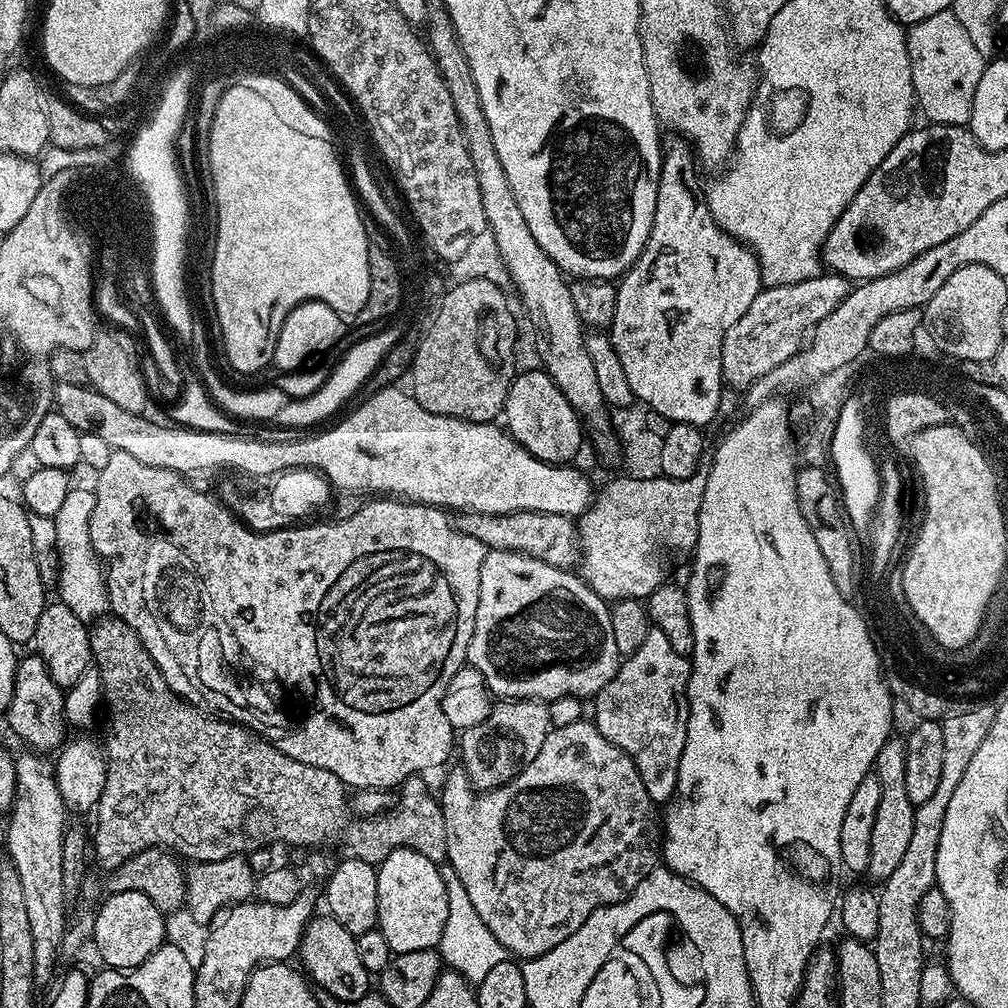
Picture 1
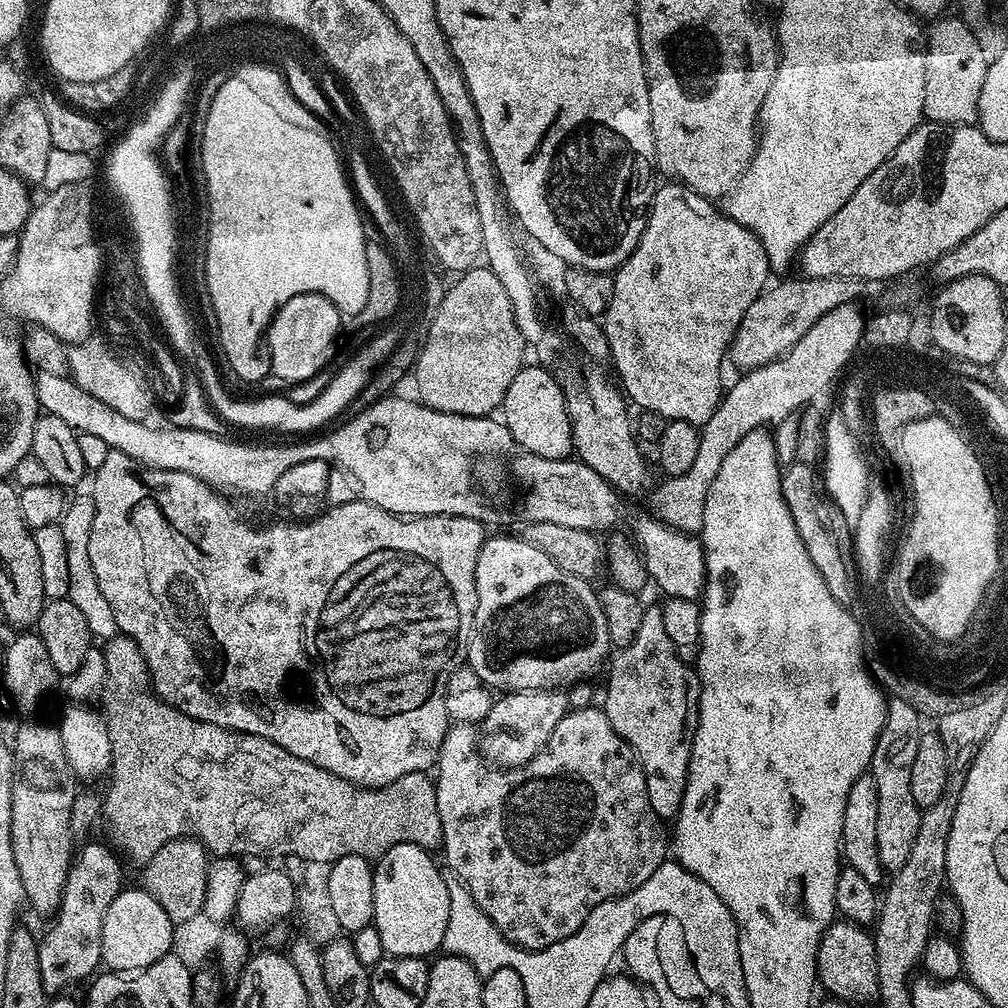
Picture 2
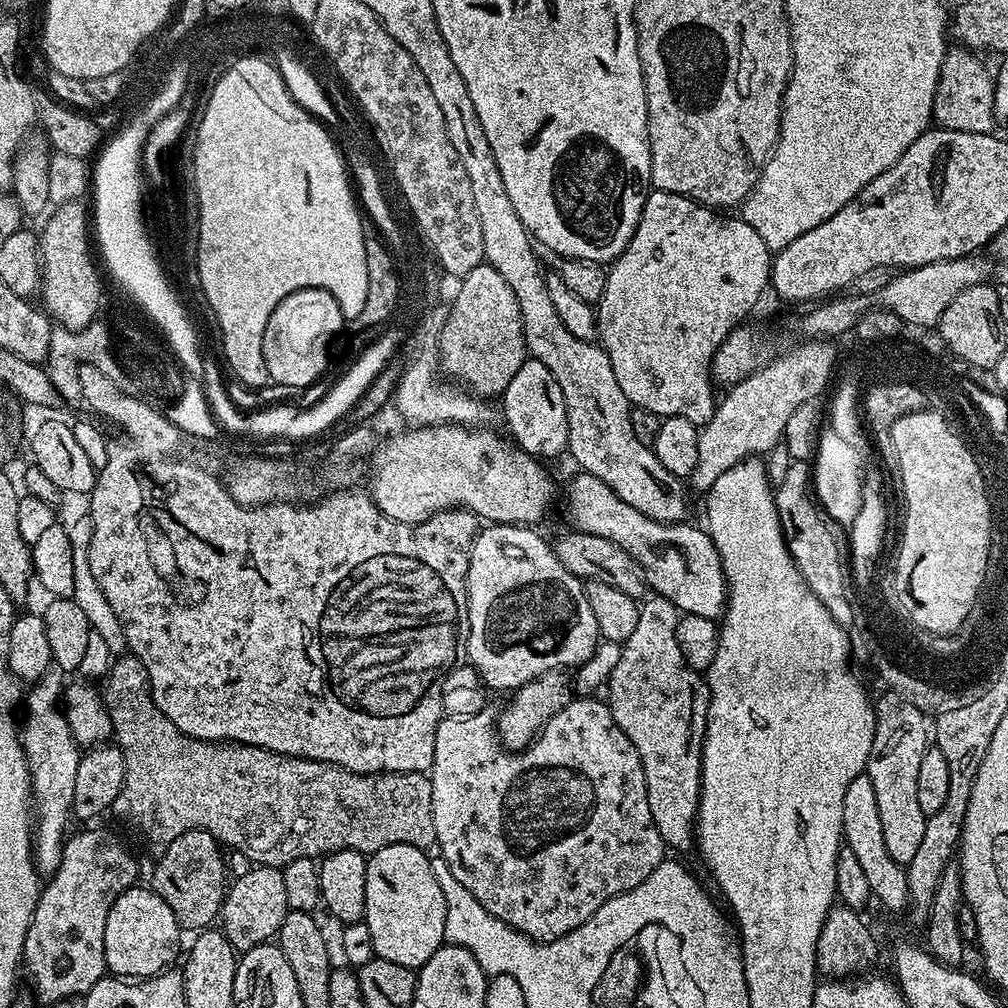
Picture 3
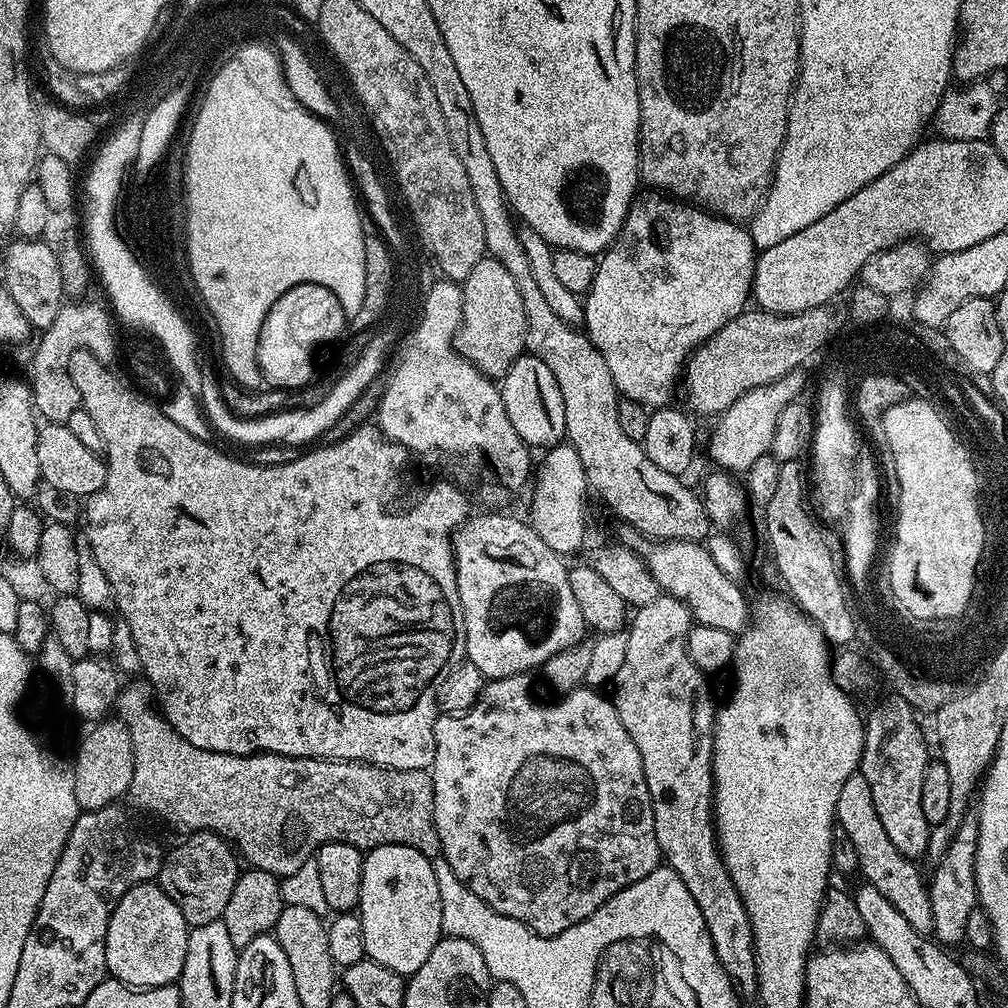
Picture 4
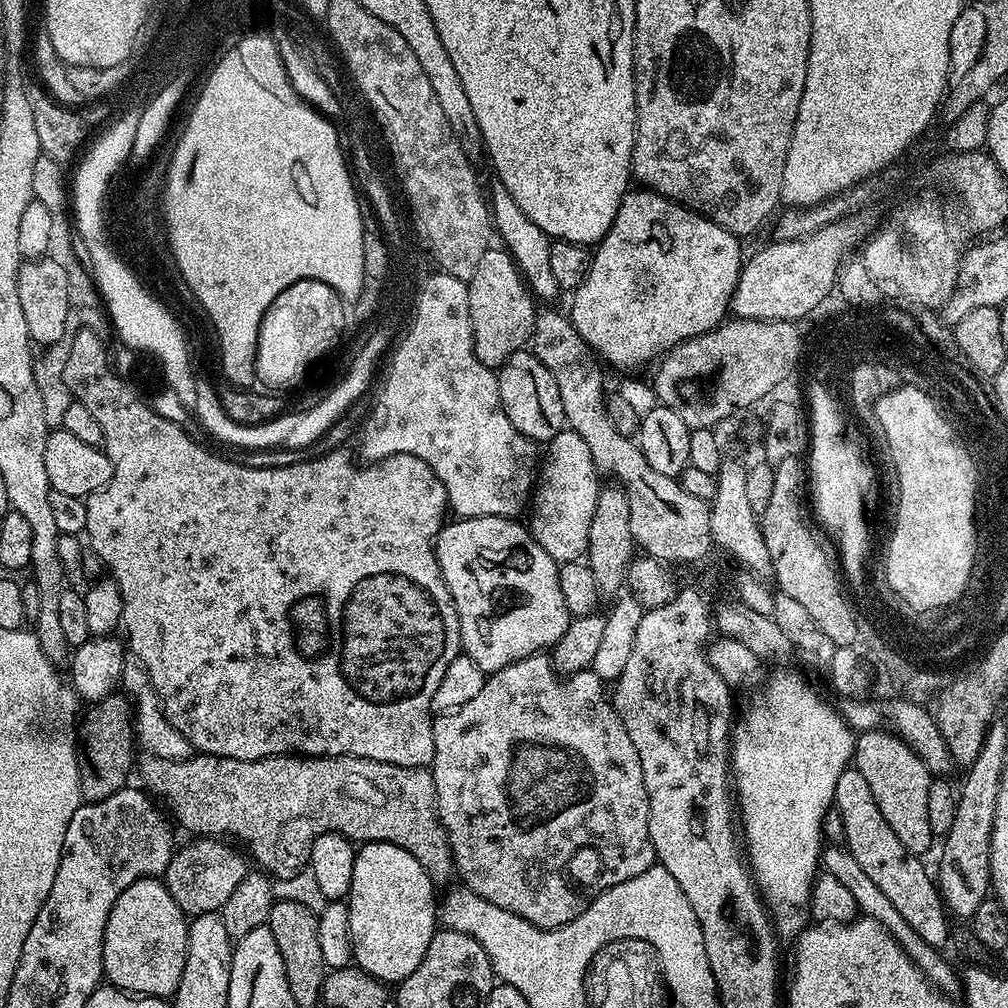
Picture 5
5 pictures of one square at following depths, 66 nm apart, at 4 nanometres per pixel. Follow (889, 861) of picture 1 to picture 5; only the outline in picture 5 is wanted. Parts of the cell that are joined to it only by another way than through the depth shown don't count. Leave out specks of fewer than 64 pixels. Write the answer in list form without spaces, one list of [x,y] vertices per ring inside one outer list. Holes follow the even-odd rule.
[[[883,727],[871,728],[869,732],[861,732],[856,736],[854,766],[862,778],[866,778],[874,793],[874,802],[878,802],[878,810],[882,810],[882,818],[886,818],[890,830],[894,830],[898,842],[902,842],[910,854],[927,857],[934,843],[927,804],[934,777],[918,753],[895,732]]]

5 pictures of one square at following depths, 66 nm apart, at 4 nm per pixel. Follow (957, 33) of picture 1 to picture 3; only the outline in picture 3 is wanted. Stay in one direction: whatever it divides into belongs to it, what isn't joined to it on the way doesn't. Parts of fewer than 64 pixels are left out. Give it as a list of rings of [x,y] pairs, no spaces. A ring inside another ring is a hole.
[[[952,47],[945,53],[935,90],[933,121],[941,128],[966,133],[988,133],[996,126],[993,114],[993,86],[995,81],[986,74],[983,61],[969,49]]]

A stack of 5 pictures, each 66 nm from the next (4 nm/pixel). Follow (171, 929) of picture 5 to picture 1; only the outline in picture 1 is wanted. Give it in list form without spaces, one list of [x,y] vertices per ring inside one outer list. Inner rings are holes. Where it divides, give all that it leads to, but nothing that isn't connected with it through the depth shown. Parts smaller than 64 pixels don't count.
[[[114,892],[107,898],[109,900],[94,912],[92,921],[94,945],[96,944],[107,967],[121,970],[136,968],[165,943],[165,913],[160,912],[158,906],[154,906],[154,902],[150,902],[150,898],[146,898],[146,894],[141,892]]]

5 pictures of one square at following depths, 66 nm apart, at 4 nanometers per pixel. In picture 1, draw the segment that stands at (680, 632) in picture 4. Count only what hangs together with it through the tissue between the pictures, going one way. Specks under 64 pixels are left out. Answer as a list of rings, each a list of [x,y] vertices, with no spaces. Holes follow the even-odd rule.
[[[649,627],[642,646],[634,650],[632,656],[621,663],[620,669],[606,687],[595,696],[597,730],[602,736],[614,742],[634,762],[652,803],[657,806],[667,805],[671,800],[678,782],[678,762],[682,762],[682,746],[686,746],[686,726],[688,725],[688,674],[690,660],[687,655],[674,646],[661,628]]]

